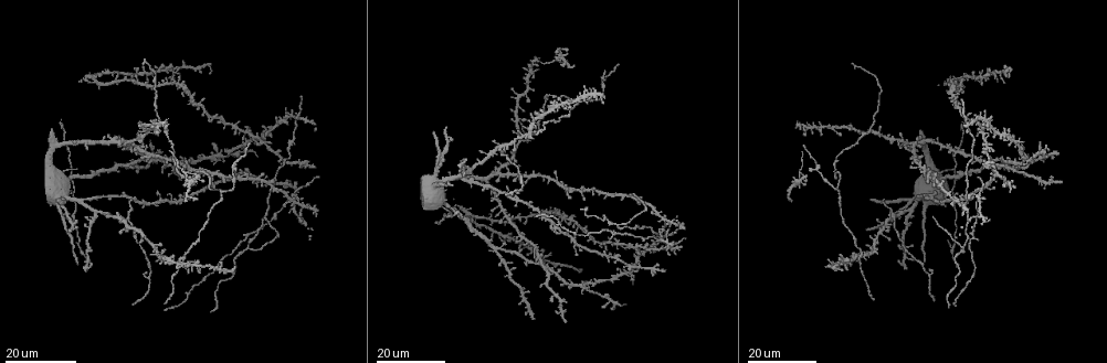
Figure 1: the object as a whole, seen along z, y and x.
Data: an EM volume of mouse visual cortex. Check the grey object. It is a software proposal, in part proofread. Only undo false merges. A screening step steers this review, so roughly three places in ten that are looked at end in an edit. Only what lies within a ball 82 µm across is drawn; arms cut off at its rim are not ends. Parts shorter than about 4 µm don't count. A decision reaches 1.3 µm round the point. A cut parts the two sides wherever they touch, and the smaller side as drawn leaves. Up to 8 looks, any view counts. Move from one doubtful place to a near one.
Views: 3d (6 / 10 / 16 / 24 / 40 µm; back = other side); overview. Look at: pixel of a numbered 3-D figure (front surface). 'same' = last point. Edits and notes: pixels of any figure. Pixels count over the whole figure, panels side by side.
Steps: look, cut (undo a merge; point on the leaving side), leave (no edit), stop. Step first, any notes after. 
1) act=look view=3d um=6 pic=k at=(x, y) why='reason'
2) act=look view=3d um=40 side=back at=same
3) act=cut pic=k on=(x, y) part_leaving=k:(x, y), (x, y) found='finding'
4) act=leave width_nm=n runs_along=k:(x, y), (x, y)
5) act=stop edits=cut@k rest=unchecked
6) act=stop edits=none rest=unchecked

act=look view=3d um=24 pic=1 at=(232, 169) why='thick turns thin'

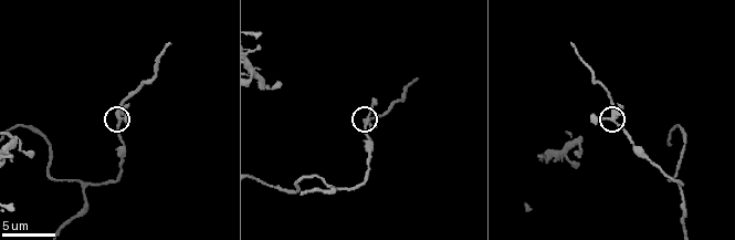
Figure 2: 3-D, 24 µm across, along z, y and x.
act=look view=3d um=6 pic=2 at=(619, 123)

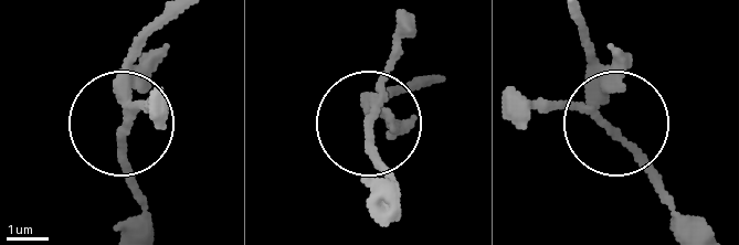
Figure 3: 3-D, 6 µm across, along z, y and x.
act=cut pic=3 on=(160, 54) part_leaving=3:(132, 106), (135, 57), (173, 19) found='a second neuron is stuck on'

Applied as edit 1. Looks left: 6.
act=look view=3d um=10 pic=2 at=(85, 185) why='a fork'

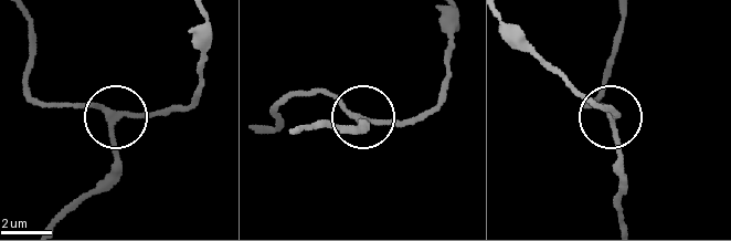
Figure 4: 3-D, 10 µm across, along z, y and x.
act=leave arms=3 found='continuous, no second neuron'

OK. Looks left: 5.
act=look view=3d um=16 pic=1 at=(249, 249) why='a fork'

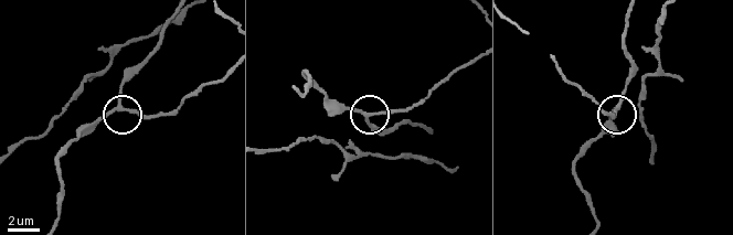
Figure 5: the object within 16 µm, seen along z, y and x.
act=look view=3d um=6 pic=5 at=(618, 107)

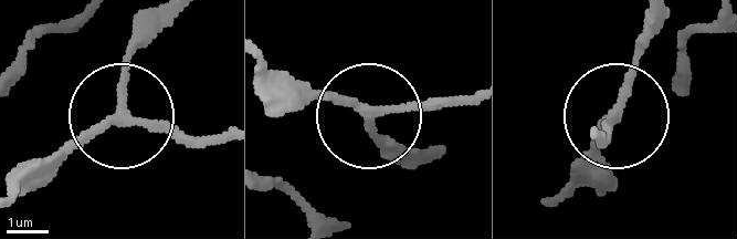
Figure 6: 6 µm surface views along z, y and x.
act=leave side_arm_um=20 arms=3 found='continuous, no second neuron'

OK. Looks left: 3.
act=look view=3d um=24 pic=1 at=(633, 236) why='sudden change in width'

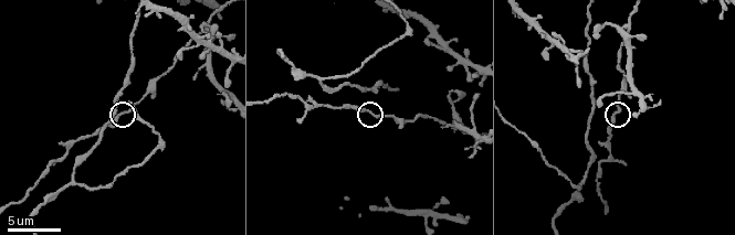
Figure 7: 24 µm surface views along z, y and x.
act=look view=3d um=6 pic=7 at=(119, 114)

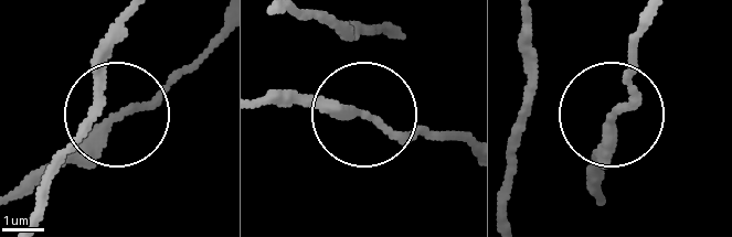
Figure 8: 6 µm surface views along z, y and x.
act=leave width_nm=220 runs_along=8:(266, 98), (318, 98), (403, 130), (463, 130) found='continuous, no second neuron'

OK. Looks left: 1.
act=stop edits=cut@3 rest=unchecked

